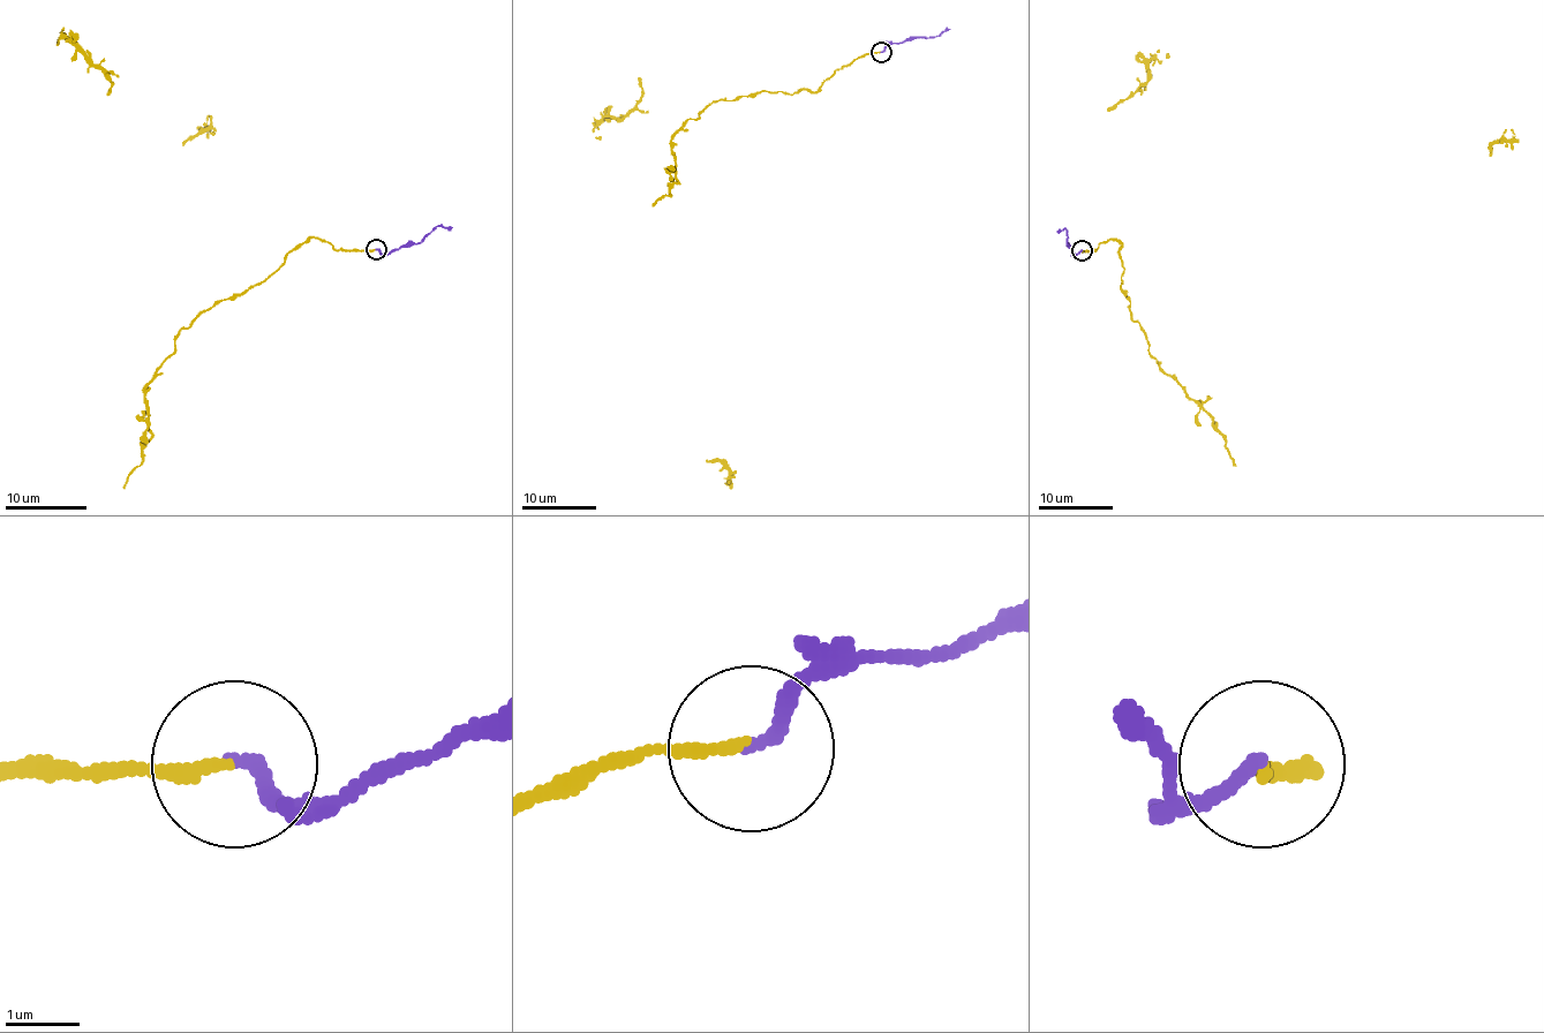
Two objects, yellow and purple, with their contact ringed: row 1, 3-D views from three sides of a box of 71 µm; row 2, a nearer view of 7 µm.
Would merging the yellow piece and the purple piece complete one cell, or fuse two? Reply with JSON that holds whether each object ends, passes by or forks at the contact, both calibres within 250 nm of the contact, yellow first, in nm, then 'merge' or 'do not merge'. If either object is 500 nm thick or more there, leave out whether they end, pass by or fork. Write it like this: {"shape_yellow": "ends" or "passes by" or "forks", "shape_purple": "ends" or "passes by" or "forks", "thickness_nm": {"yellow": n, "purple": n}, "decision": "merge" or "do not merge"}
{"shape_yellow": "ends", "shape_purple": "ends", "thickness_nm": {"yellow": 170, "purple": 190}, "decision": "do not merge"}

